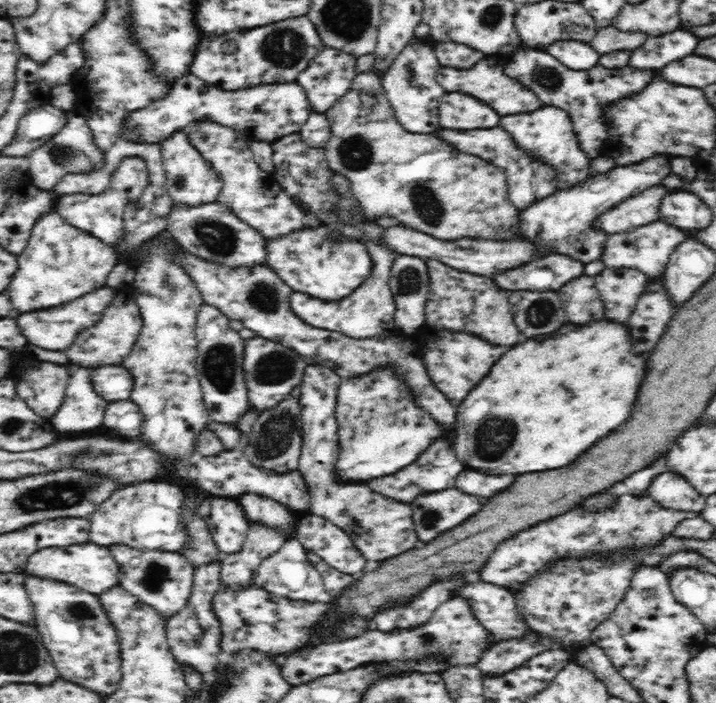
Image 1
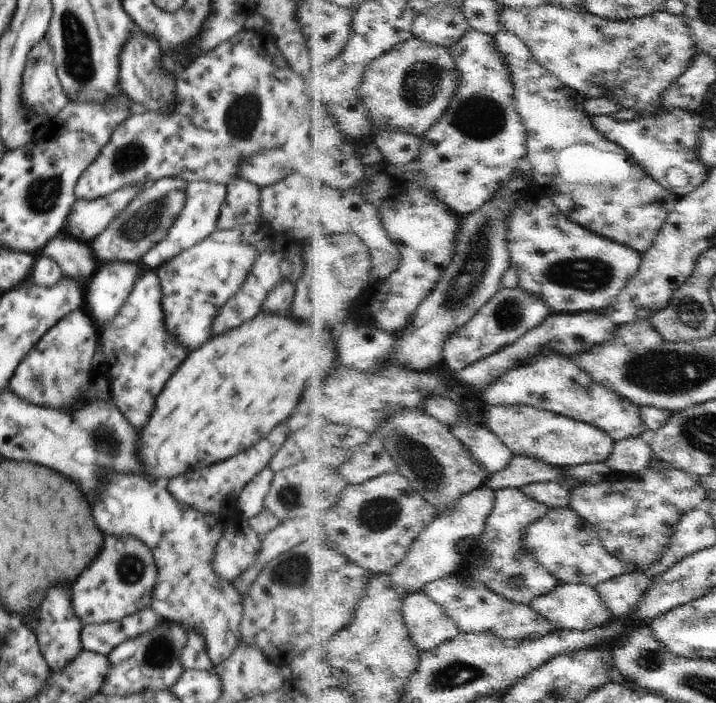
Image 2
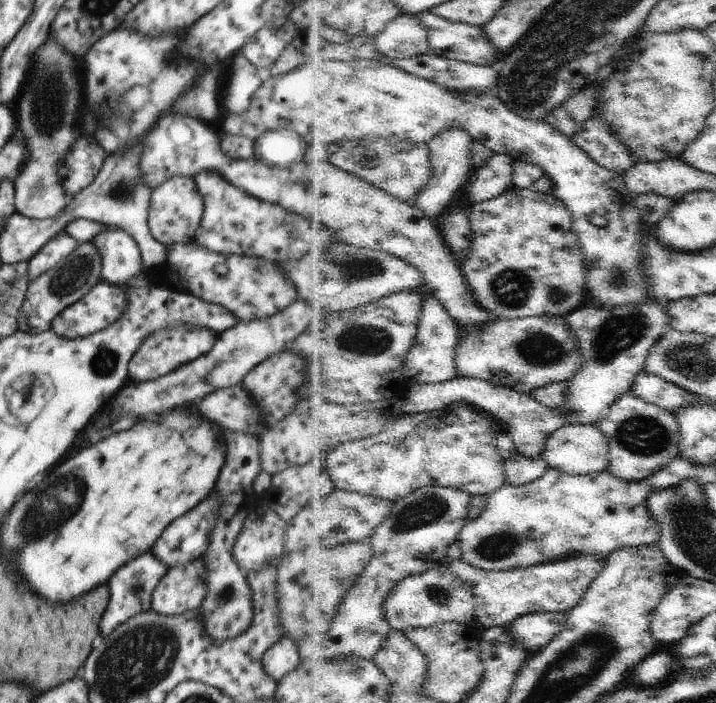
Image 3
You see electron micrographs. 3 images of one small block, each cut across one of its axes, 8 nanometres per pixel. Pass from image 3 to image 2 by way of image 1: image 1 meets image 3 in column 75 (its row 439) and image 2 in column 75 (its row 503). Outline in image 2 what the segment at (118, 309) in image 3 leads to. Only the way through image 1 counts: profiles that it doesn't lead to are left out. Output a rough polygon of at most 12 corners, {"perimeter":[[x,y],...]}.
{"perimeter":[[80,309],[20,362],[12,392],[68,408],[88,382],[100,333]]}

